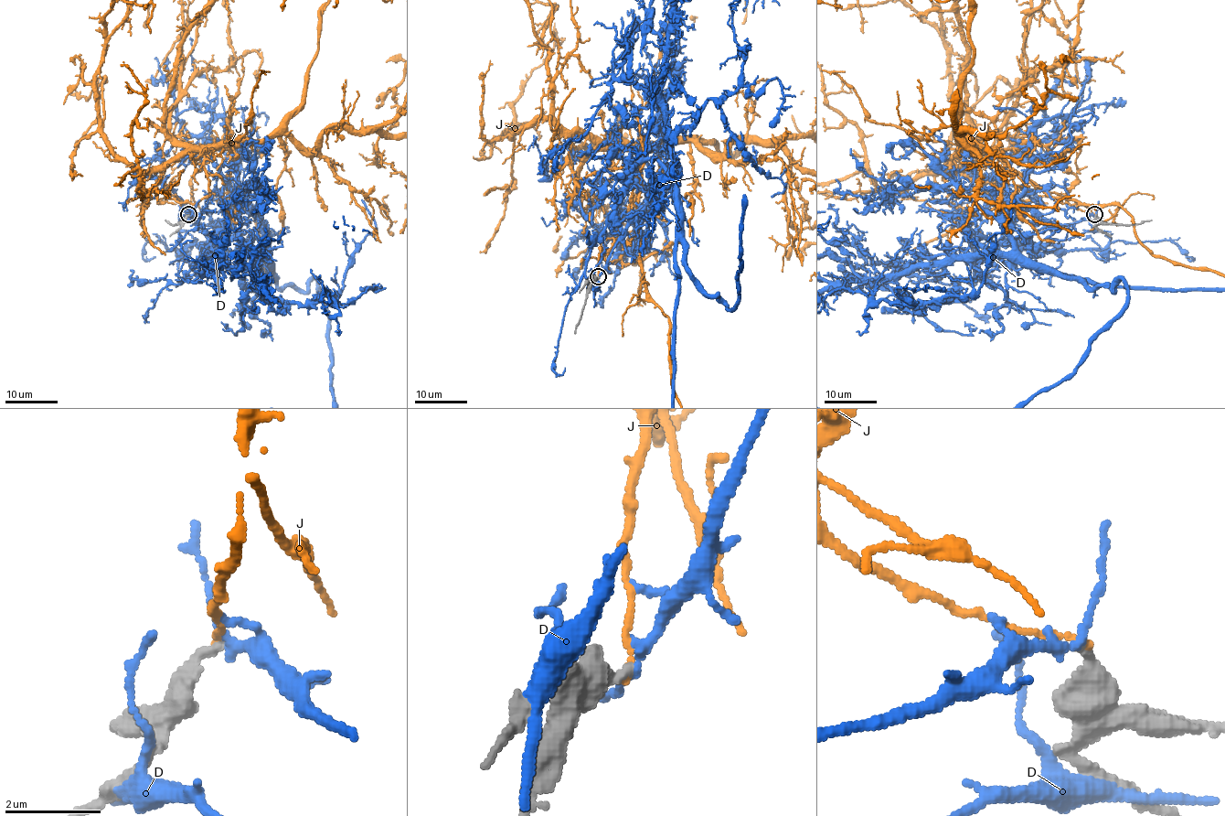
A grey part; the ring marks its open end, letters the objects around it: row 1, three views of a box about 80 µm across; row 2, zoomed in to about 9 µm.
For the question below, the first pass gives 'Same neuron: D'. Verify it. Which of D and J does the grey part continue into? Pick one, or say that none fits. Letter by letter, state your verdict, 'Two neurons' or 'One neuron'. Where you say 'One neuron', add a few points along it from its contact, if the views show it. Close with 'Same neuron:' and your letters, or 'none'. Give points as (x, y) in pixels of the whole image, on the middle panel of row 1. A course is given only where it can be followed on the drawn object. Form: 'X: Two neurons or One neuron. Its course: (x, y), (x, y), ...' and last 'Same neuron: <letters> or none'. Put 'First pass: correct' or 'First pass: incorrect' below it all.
D: Two neurons
J: Two neurons
Same neuron: none
First pass: incorrect

